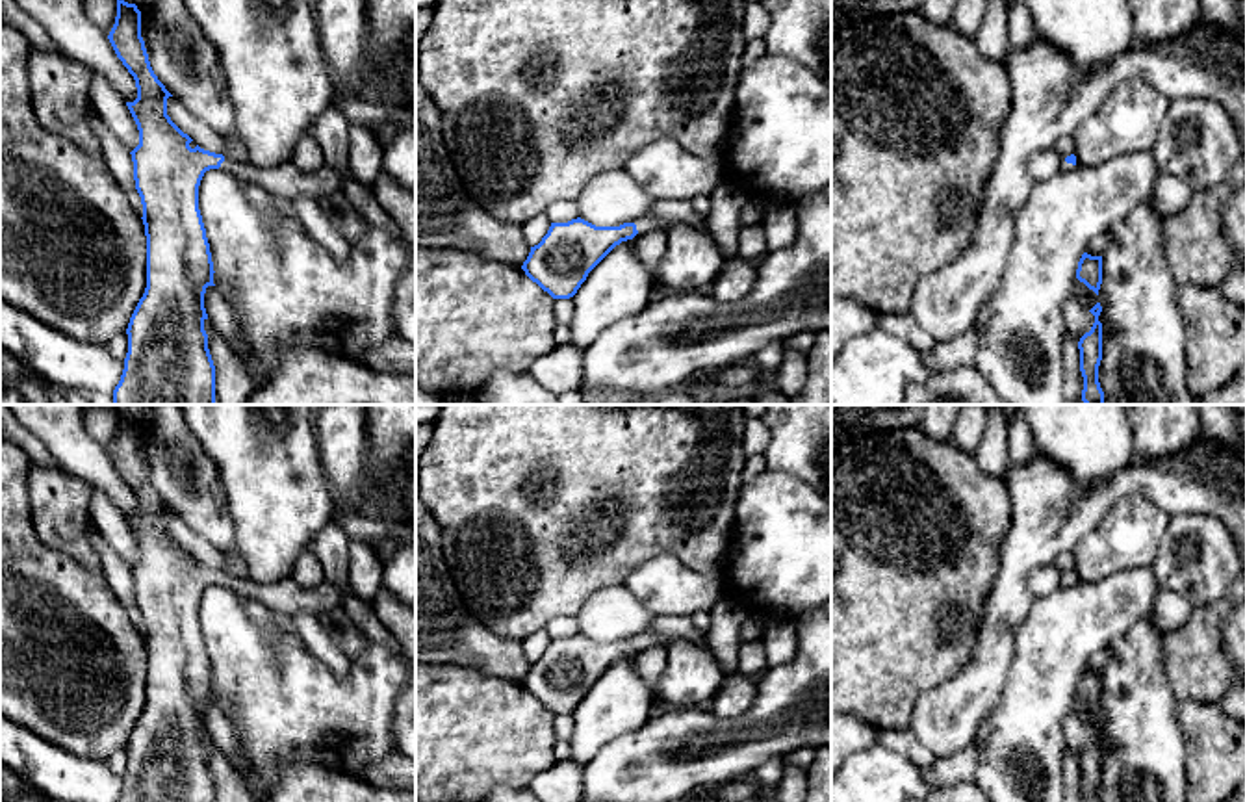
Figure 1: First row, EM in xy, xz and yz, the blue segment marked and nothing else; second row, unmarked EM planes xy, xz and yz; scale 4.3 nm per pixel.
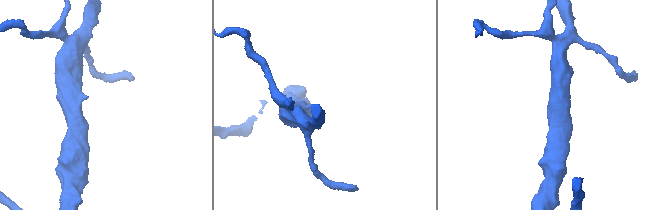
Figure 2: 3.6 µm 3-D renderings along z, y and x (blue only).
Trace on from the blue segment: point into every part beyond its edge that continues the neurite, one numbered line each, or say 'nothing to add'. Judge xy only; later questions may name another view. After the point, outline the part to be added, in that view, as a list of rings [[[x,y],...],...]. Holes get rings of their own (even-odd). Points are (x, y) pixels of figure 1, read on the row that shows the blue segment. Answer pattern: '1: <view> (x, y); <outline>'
1: xy (284, 181); [[[225,160],[219,169],[234,175],[239,182],[247,180],[260,186],[267,195],[276,195],[288,202],[299,195],[312,197],[319,202],[343,195],[341,175],[328,165],[304,173],[289,162],[275,167],[256,167],[250,162],[236,163]]]

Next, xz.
1: xz (646, 223); [[[644,215],[638,221],[635,221],[638,234],[649,232],[649,230],[664,230],[668,232],[674,221],[662,221],[653,215]]]

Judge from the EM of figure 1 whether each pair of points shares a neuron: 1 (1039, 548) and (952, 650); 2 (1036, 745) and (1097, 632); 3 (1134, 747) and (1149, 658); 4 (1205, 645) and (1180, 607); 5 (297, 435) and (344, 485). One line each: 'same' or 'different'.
1: different
2: same
3: same
4: different
5: different

